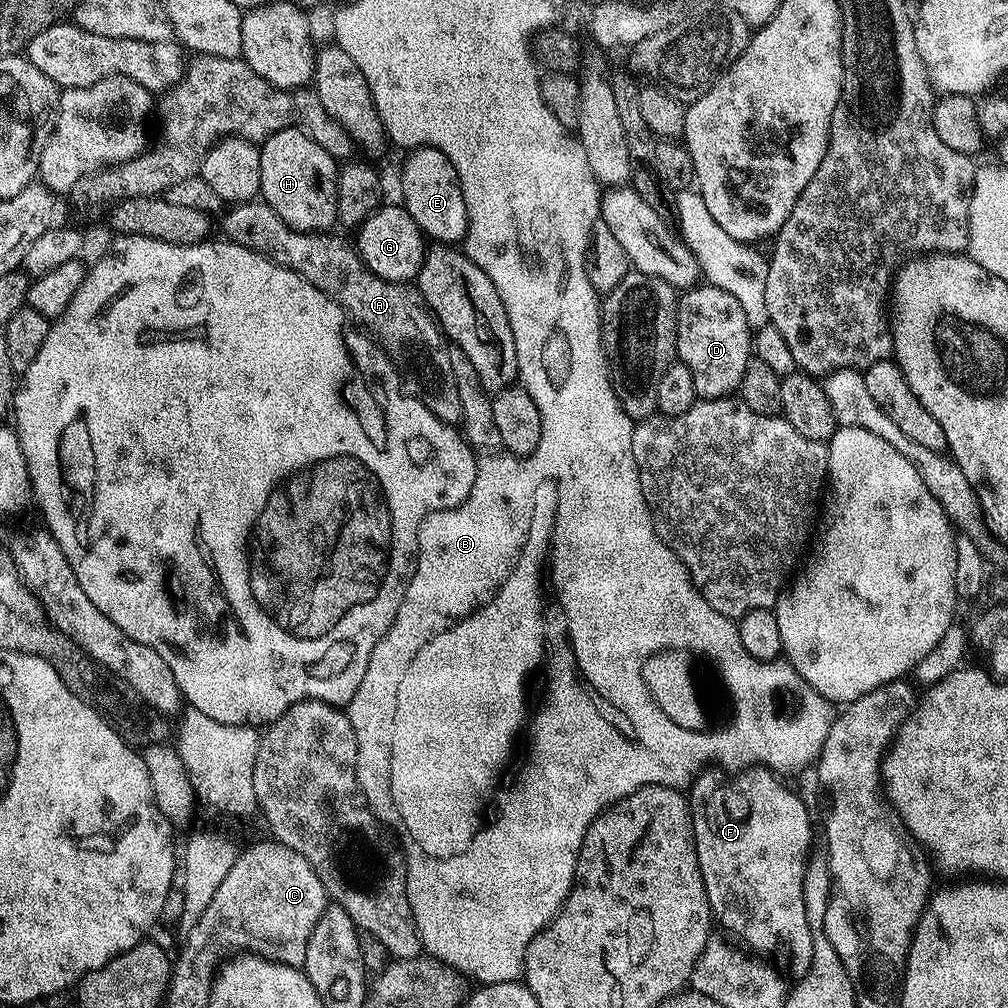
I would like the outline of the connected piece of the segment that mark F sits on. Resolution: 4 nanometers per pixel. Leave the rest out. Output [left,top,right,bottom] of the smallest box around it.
[690,770,813,976]

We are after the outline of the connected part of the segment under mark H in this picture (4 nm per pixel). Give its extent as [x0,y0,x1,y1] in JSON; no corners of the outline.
[260,128,337,233]

